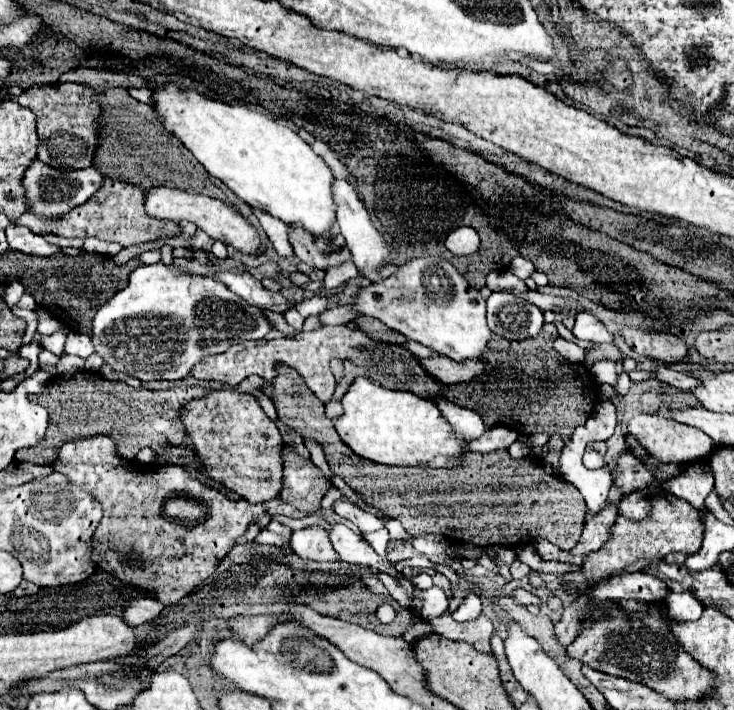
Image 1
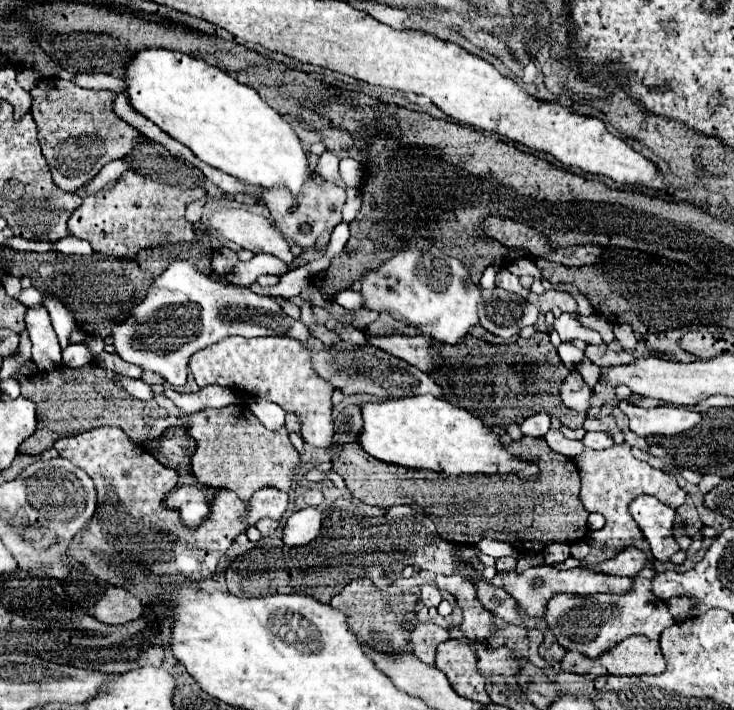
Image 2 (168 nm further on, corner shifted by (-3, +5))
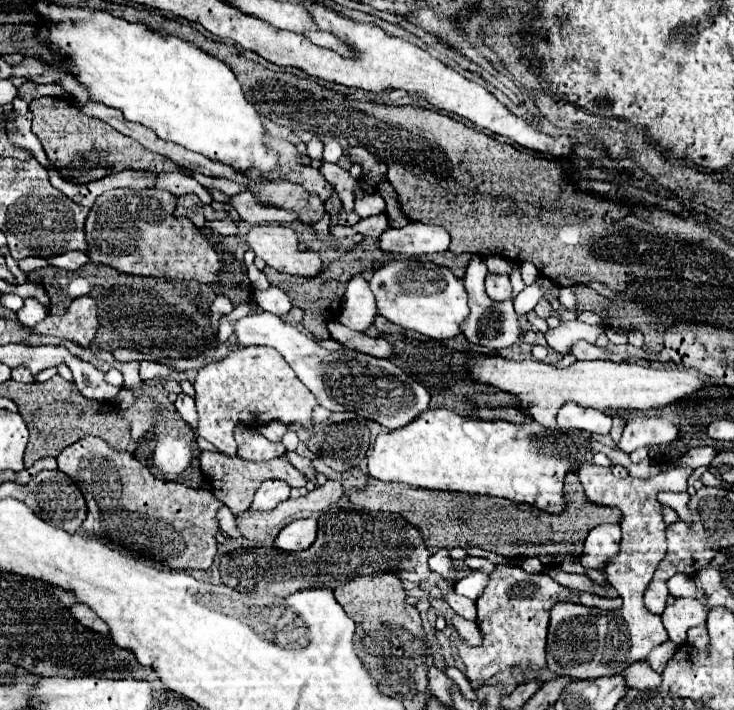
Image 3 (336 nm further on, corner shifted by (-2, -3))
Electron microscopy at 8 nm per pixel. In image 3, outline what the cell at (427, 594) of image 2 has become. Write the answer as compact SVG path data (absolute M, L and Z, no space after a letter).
M454 615L450 623L456 627L456 631L458 631L458 633L460 633L460 635L470 643L470 645L480 645L482 635L480 635L480 631L478 631L478 625L476 625L476 623L466 621L466 619L462 619L460 615Z

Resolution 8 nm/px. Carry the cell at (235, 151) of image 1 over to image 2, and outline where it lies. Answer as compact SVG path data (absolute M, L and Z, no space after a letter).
M143 47L123 69L123 81L129 103L137 113L153 121L159 129L169 133L179 143L187 145L201 161L209 163L211 167L259 187L285 183L293 195L299 195L303 181L307 179L307 175L311 175L307 167L307 153L303 151L301 141L291 125L273 107L269 107L255 89L239 83L223 69L181 51Z

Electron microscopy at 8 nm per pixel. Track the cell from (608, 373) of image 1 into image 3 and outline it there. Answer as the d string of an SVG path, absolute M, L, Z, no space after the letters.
M562 321L556 329L546 331L548 347L552 347L556 353L566 355L570 347L574 347L576 341L588 341L594 343L604 333L602 325L586 325L582 321Z

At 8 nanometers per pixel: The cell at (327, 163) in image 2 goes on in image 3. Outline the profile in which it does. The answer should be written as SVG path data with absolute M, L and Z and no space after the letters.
M330 141L324 145L324 155L322 161L330 161L330 163L338 163L338 159L342 157L342 147L338 145L338 141Z

